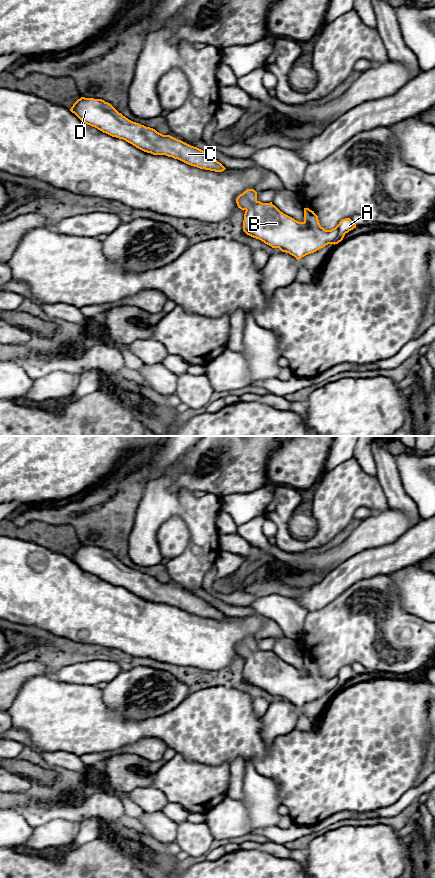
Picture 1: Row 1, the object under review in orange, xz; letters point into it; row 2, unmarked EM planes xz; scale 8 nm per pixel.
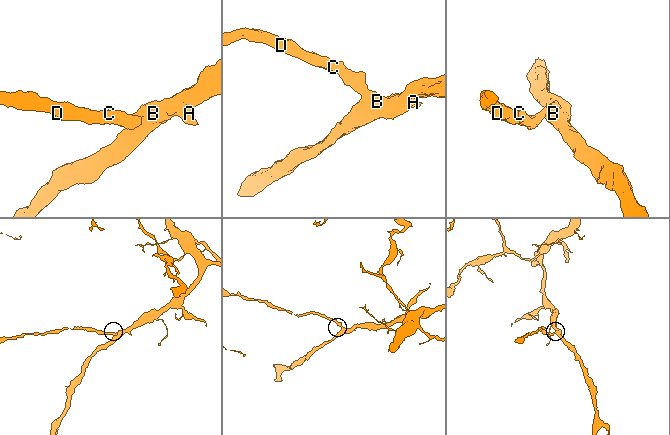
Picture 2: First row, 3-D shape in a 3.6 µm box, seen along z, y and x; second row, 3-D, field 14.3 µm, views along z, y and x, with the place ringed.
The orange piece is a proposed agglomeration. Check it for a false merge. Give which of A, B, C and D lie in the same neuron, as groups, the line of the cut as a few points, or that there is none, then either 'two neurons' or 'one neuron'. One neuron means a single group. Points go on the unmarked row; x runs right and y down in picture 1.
A B C D; no cut; one neuron

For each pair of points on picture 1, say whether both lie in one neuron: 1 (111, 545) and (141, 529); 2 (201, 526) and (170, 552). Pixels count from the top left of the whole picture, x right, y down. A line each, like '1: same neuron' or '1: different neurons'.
1: different neurons
2: different neurons

